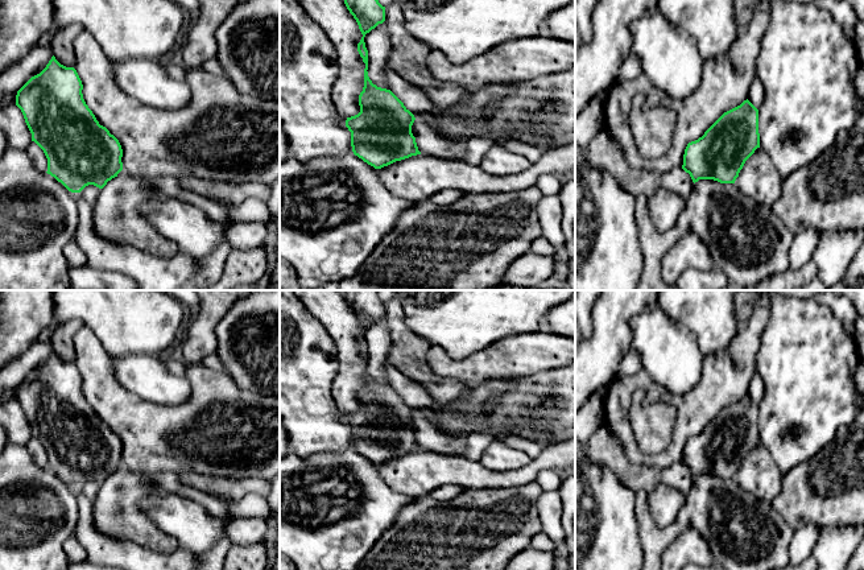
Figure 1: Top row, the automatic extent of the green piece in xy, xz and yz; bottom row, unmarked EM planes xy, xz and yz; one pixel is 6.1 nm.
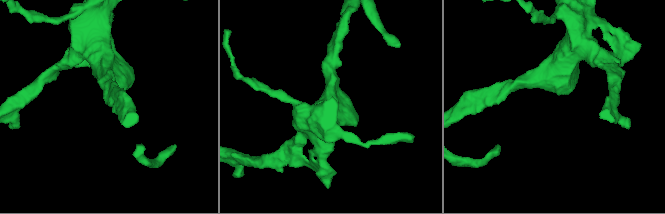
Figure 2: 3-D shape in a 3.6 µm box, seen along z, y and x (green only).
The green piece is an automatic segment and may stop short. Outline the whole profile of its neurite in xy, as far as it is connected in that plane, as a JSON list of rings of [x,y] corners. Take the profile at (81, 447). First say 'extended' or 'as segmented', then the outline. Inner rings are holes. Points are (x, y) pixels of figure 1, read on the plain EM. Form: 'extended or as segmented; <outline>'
as segmented; [[[53,351],[46,363],[32,372],[16,391],[34,437],[47,454],[47,470],[69,487],[80,488],[86,482],[103,484],[123,466],[119,435],[100,421],[83,395],[83,380],[74,363],[61,360]]]

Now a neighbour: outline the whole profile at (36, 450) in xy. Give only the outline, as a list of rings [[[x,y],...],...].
[[[34,437],[29,439],[29,442],[25,445],[25,449],[29,451],[36,464],[42,468],[47,467],[47,454],[44,446]]]

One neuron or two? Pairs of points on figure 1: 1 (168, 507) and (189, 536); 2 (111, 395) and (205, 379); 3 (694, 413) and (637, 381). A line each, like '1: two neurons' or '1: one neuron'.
1: one neuron
2: one neuron
3: one neuron

